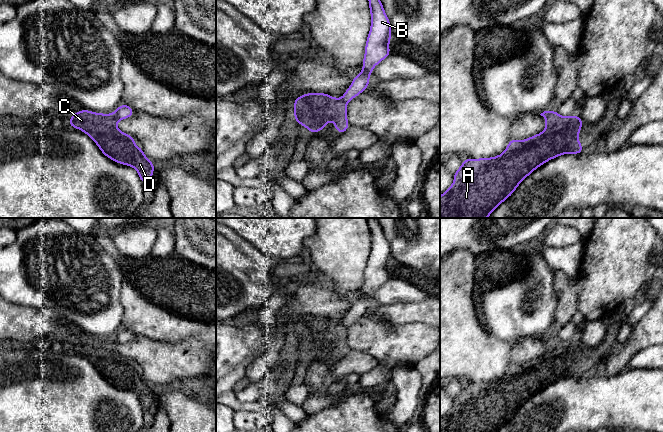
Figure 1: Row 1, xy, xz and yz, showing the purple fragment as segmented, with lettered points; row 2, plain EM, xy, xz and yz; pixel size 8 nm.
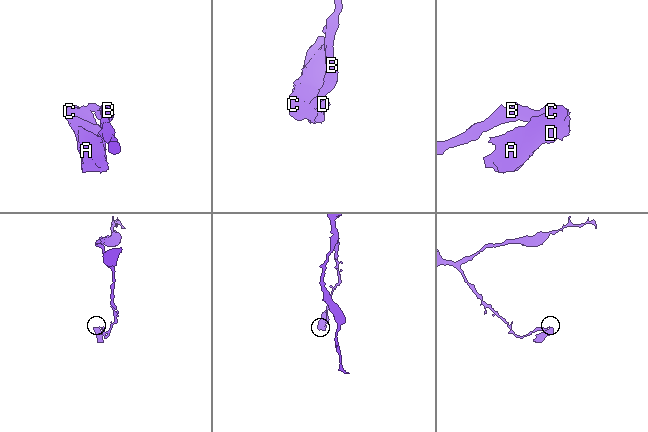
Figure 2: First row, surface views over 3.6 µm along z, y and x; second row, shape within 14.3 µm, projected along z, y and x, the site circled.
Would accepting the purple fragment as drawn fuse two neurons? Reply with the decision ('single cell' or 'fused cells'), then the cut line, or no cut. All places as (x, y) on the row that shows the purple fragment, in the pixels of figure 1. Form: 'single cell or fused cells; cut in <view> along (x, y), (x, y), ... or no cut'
fused cells; cut in xy along (113, 113), (119, 119)

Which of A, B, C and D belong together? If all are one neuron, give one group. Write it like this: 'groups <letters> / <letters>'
groups A C D / B

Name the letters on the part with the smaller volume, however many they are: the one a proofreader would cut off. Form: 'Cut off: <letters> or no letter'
Cut off: A, C, D

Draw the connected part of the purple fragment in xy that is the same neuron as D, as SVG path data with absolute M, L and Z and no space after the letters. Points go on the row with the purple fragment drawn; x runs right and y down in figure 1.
M84 109L71 115L68 124L85 132L109 159L134 167L142 183L151 183L154 163L144 155L142 148L134 144L133 136L117 129L118 120L114 114Z

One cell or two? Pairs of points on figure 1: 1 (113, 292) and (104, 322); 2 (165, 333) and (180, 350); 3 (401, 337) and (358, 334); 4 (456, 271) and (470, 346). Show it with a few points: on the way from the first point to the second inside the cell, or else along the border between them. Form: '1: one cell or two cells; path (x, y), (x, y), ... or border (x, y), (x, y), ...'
1: one cell; path (110, 299), (109, 308), (104, 315)
2: two cells; border (151, 338), (157, 341), (169, 342), (197, 340)
3: one cell; path (390, 337), (375, 337), (369, 334)
4: one cell; path (456, 290), (456, 327)

